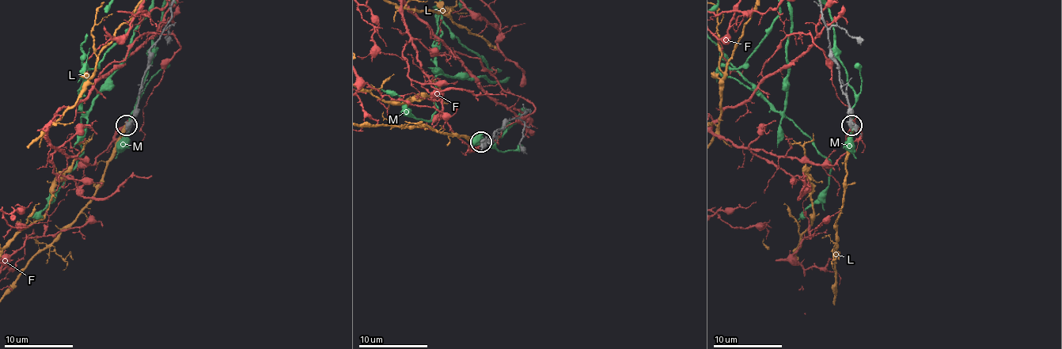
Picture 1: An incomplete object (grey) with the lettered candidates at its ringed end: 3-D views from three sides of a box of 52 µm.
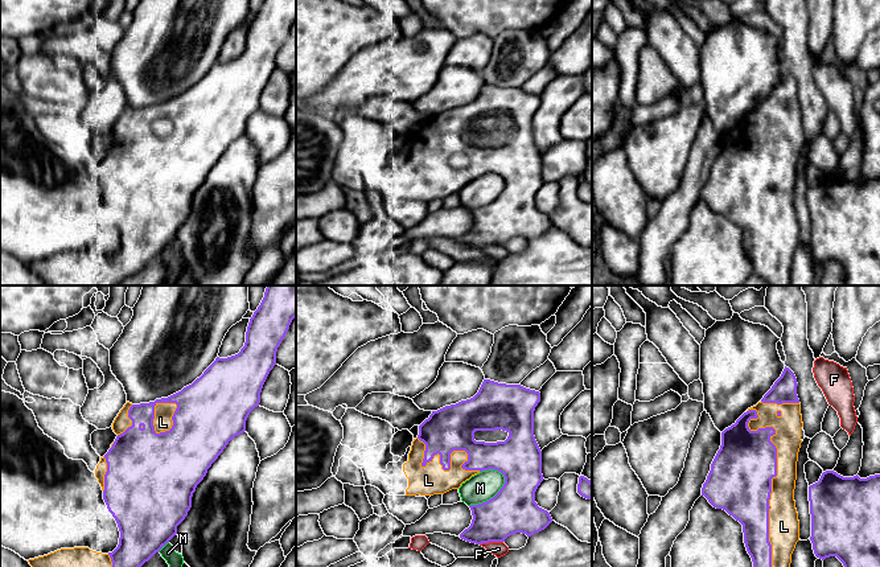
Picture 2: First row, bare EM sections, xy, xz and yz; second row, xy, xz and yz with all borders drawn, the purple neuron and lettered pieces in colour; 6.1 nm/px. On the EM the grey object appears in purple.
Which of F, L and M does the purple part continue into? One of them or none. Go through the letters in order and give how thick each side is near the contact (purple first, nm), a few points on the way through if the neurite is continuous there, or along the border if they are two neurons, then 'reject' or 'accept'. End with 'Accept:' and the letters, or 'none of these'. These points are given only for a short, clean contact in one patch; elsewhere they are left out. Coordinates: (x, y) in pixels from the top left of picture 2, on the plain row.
F: 280/90 nm | along xz (502, 245), (489, 245), (480, 249) | reject
L: 380/180 nm | accept
M: 280/180 nm | reject
Accept: L

